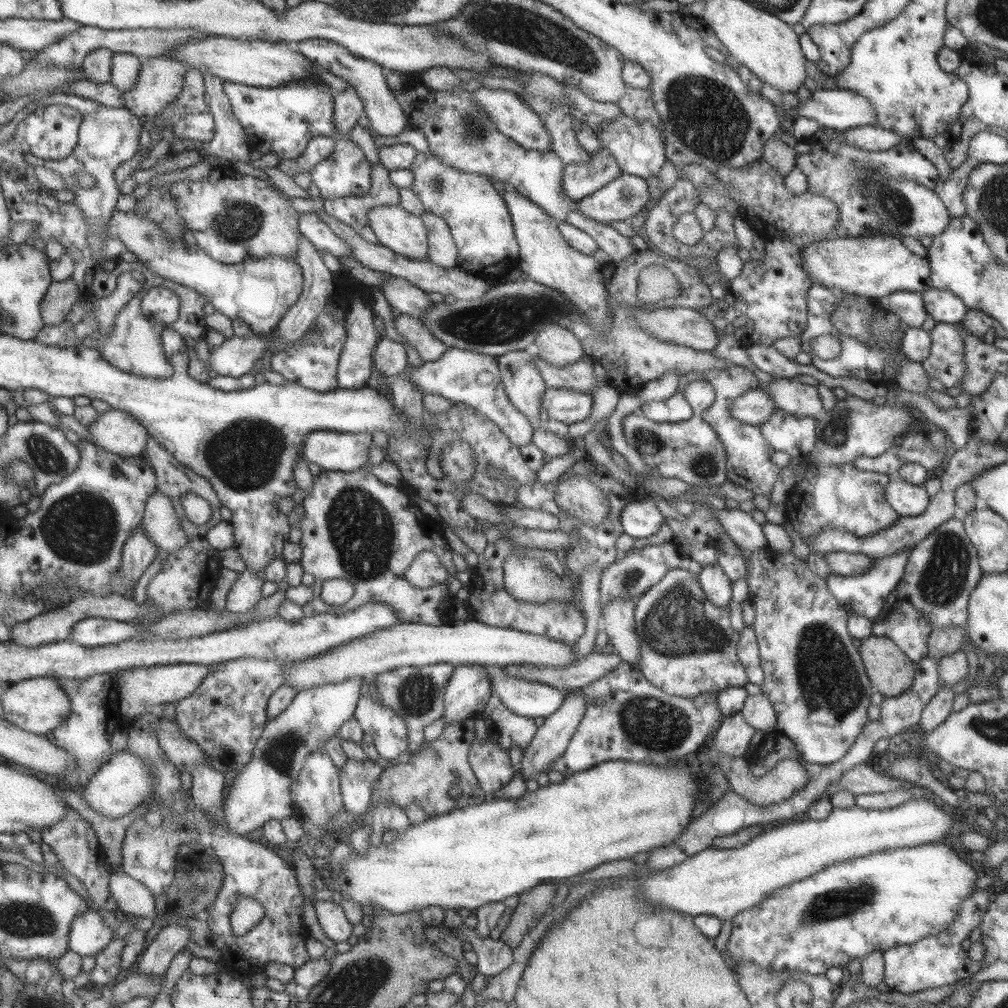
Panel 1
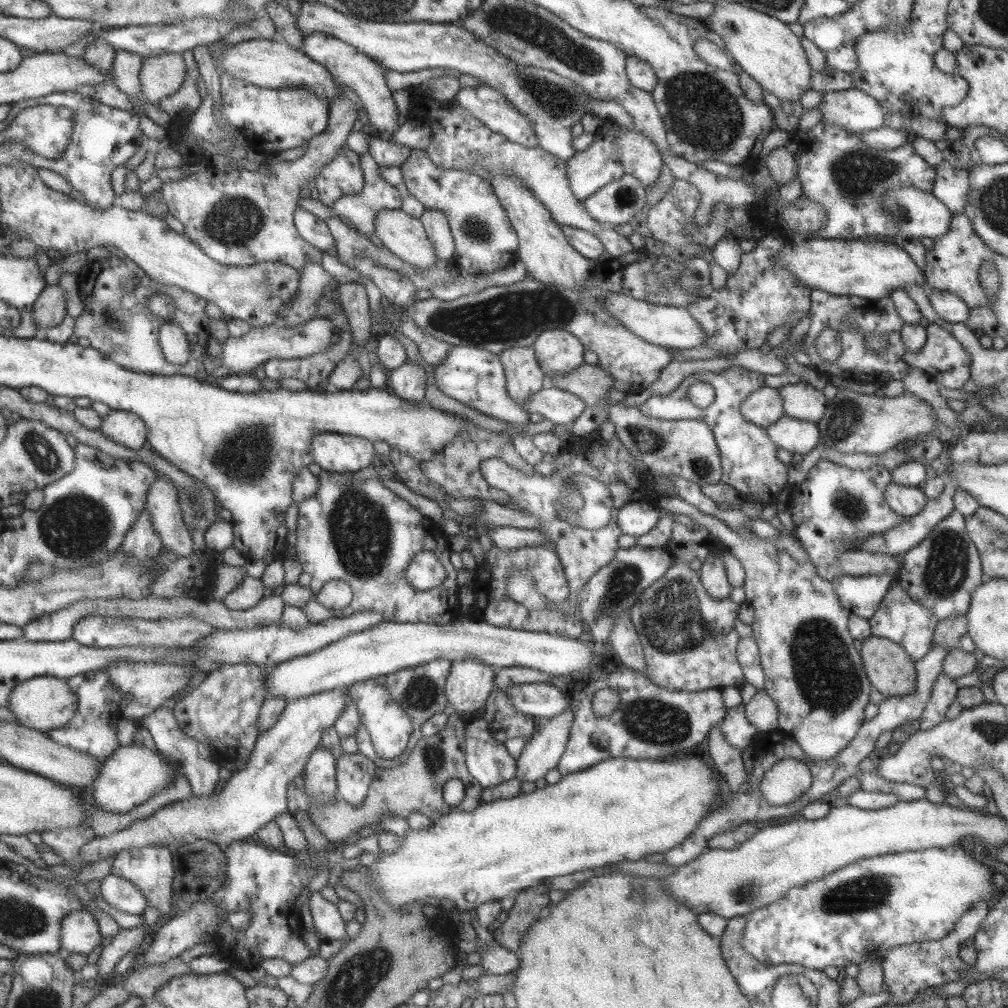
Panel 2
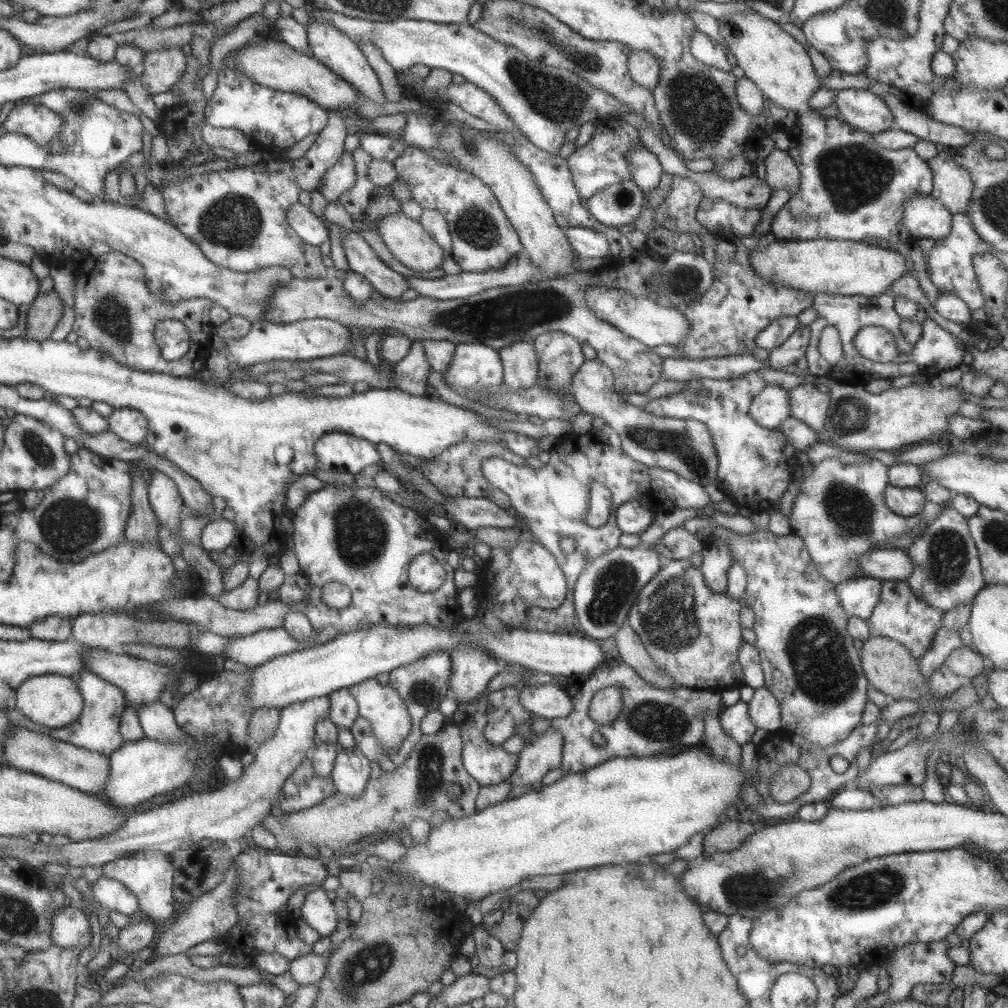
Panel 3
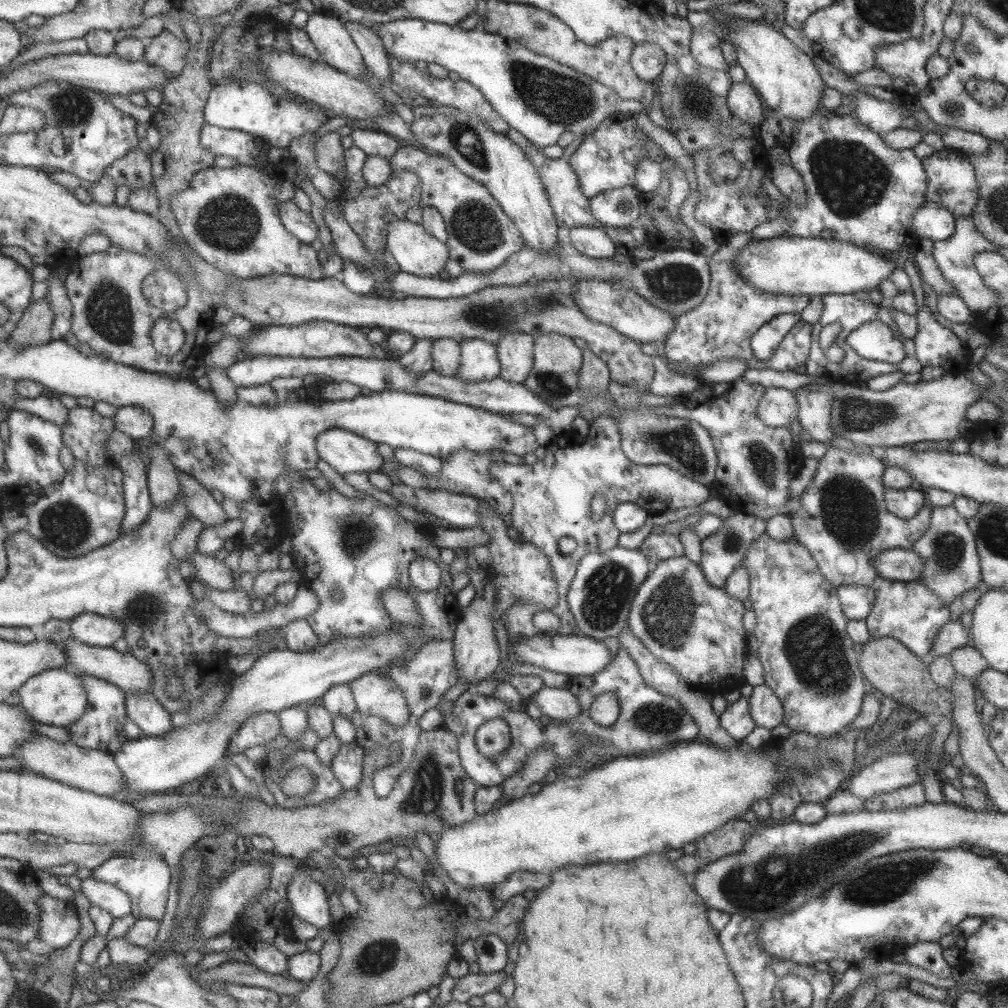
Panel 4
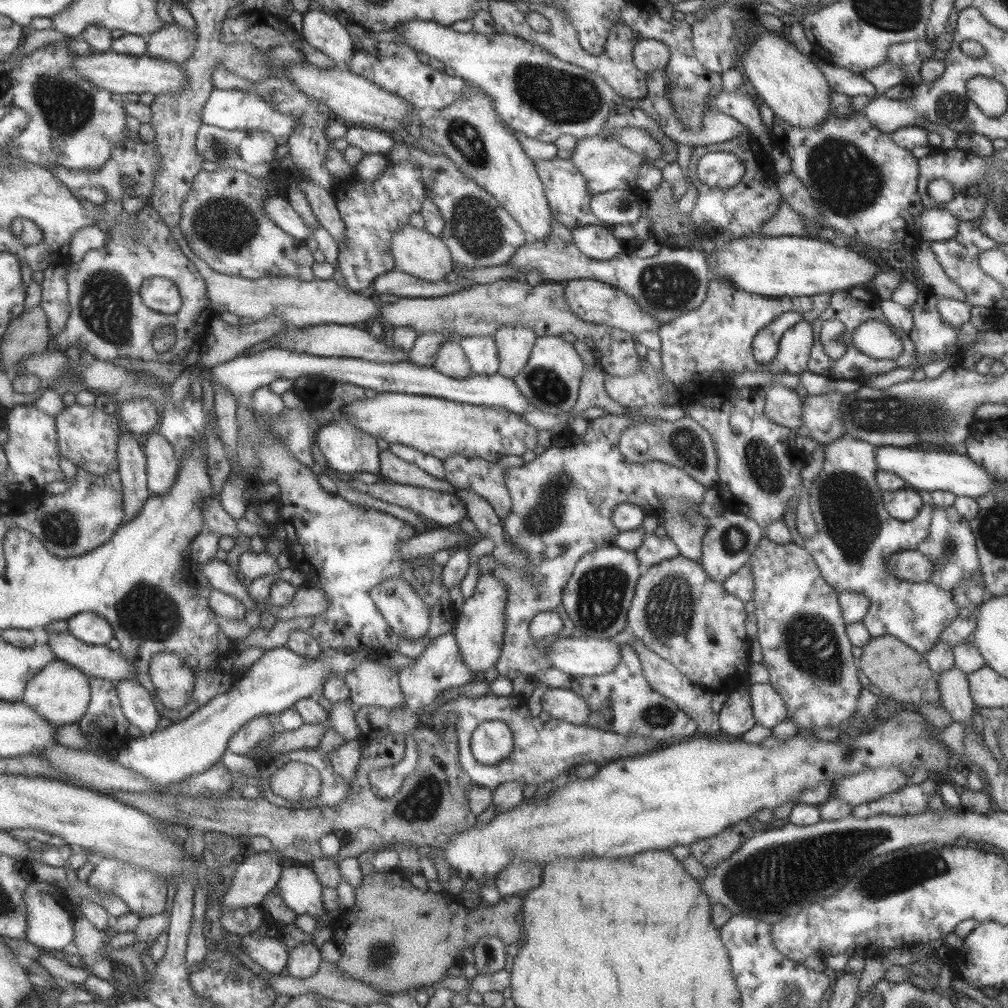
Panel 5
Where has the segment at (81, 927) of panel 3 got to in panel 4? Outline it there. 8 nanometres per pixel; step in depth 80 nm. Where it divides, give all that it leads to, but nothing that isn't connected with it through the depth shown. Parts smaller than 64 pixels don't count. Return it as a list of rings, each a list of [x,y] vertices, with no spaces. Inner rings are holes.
[[[46,893],[38,905],[42,908],[38,938],[54,950],[67,948],[81,932],[81,920],[75,905]]]

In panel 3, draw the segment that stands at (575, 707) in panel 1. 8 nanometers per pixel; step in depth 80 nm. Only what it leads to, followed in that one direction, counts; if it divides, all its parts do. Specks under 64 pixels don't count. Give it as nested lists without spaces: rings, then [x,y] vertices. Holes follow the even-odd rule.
[[[549,727],[529,745],[525,745],[517,756],[515,771],[508,779],[513,788],[535,784],[550,770],[559,769],[563,744],[561,734]]]

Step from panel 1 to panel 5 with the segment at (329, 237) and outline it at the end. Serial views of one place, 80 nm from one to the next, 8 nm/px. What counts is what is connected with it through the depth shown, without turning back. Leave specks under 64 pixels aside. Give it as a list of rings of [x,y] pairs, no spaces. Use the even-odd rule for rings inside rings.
[[[283,196],[267,197],[262,202],[264,215],[289,236],[299,240],[306,239],[313,230],[309,230],[301,217],[292,209],[292,206]]]

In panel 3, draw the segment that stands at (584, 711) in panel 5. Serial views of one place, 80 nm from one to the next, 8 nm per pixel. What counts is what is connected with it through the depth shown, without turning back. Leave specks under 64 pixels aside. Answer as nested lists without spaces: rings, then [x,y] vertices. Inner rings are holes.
[[[553,682],[534,687],[521,685],[518,699],[536,718],[565,718],[573,710],[572,698]]]

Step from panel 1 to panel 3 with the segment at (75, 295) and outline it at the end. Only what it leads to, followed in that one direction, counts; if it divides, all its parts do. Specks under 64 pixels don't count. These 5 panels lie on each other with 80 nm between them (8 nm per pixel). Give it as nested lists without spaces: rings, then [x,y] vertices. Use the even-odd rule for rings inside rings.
[[[53,290],[39,296],[29,312],[27,334],[24,338],[39,342],[51,339],[63,316],[65,316],[65,306],[57,292]]]

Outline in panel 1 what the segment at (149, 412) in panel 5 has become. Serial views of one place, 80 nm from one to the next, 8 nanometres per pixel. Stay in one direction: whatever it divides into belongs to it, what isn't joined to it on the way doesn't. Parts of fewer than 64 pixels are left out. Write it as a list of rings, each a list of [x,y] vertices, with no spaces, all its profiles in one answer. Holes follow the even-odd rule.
[[[109,409],[89,426],[94,445],[119,456],[143,456],[148,433],[131,413]]]

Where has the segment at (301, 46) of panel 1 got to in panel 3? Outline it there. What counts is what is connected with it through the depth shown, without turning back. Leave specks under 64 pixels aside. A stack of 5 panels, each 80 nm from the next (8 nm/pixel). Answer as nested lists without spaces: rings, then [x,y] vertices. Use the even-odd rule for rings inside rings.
[[[311,21],[306,26],[306,35],[309,43],[309,55],[315,58],[317,62],[327,66],[337,76],[344,78],[348,83],[351,83],[357,92],[367,100],[373,100],[377,103],[384,101],[381,85],[373,72],[372,67],[369,67],[367,60],[363,57],[363,53],[346,34],[343,34],[338,28],[325,21]]]

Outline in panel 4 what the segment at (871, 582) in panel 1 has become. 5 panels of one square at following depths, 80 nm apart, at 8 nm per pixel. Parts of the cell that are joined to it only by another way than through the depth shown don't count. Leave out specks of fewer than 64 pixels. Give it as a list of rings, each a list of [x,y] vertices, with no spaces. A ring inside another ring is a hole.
[[[838,586],[836,593],[847,620],[864,619],[874,603],[874,590],[866,586]]]

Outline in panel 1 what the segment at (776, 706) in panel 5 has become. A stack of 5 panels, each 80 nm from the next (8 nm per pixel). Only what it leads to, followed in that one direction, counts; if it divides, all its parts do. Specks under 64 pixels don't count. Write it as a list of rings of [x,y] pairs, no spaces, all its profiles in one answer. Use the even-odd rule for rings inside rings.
[[[762,693],[747,695],[740,710],[744,721],[755,730],[769,733],[776,727],[776,712],[771,701]]]

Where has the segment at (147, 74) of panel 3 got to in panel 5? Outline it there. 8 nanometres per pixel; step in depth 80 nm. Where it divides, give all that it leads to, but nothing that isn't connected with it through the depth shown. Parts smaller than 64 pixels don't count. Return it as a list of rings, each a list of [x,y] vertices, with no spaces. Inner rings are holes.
[[[177,23],[164,25],[146,37],[146,53],[183,66],[193,53],[197,37],[196,28],[186,29]]]

